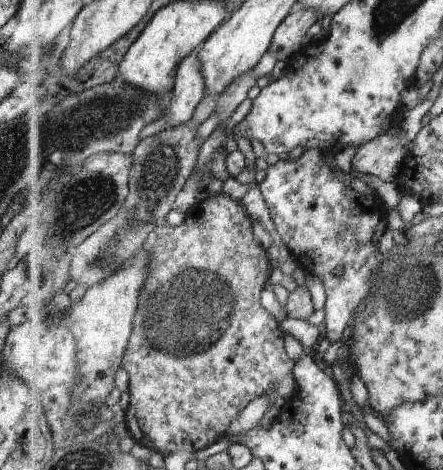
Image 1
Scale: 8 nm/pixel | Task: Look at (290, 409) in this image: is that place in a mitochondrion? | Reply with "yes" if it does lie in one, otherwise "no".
no

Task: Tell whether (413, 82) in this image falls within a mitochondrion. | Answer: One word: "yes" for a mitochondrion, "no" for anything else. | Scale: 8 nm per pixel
no

